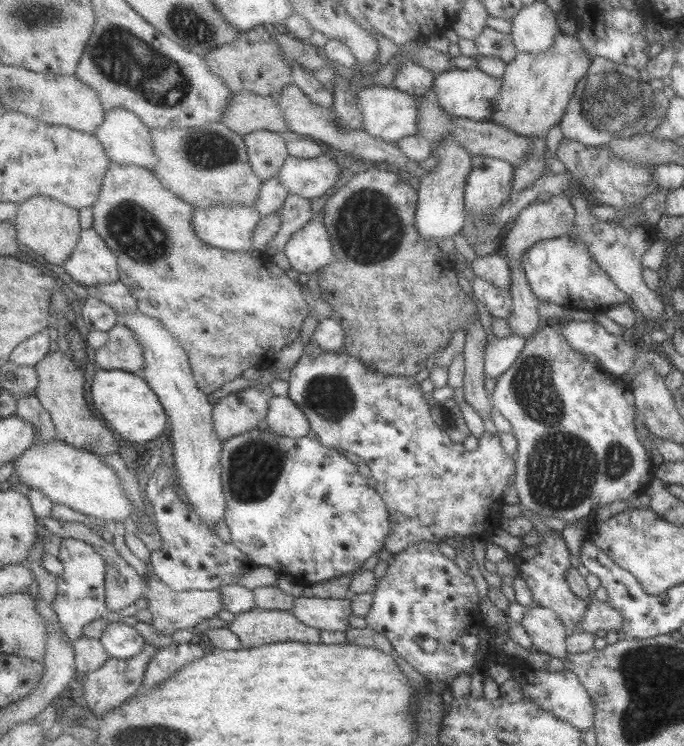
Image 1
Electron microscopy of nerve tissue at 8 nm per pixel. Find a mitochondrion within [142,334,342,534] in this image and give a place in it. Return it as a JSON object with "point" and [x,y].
{"point":[254,466]}

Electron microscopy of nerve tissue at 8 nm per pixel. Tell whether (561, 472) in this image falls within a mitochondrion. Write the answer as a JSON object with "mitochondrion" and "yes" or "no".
{"mitochondrion":"yes"}

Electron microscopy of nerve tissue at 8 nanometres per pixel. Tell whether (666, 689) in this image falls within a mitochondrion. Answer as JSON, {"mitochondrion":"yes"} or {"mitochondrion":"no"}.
{"mitochondrion":"yes"}

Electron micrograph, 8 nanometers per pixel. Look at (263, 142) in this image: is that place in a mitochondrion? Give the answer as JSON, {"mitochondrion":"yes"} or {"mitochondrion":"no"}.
{"mitochondrion":"no"}

